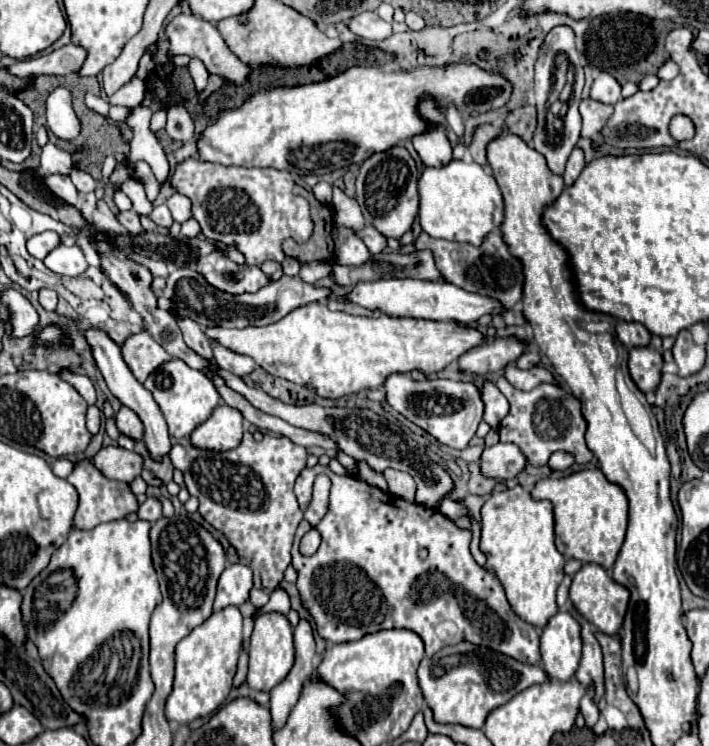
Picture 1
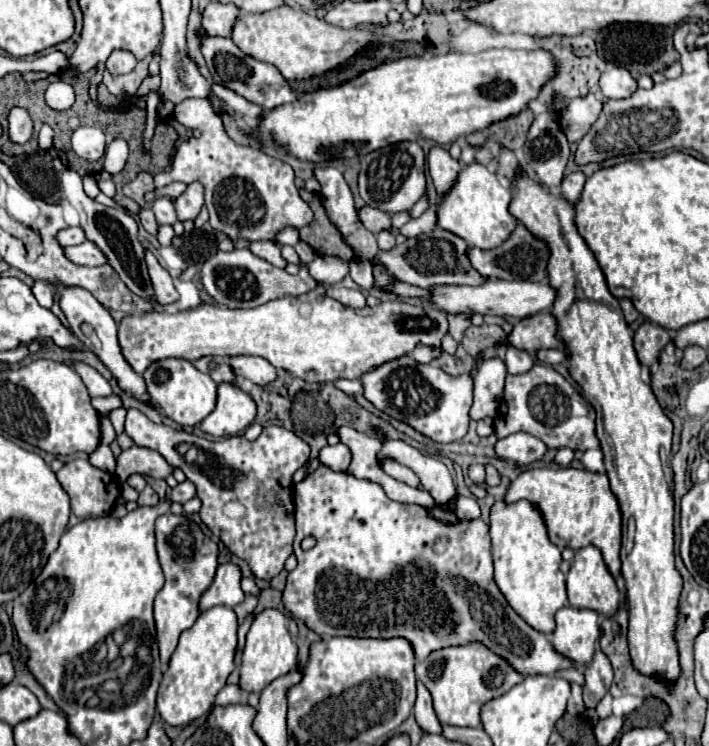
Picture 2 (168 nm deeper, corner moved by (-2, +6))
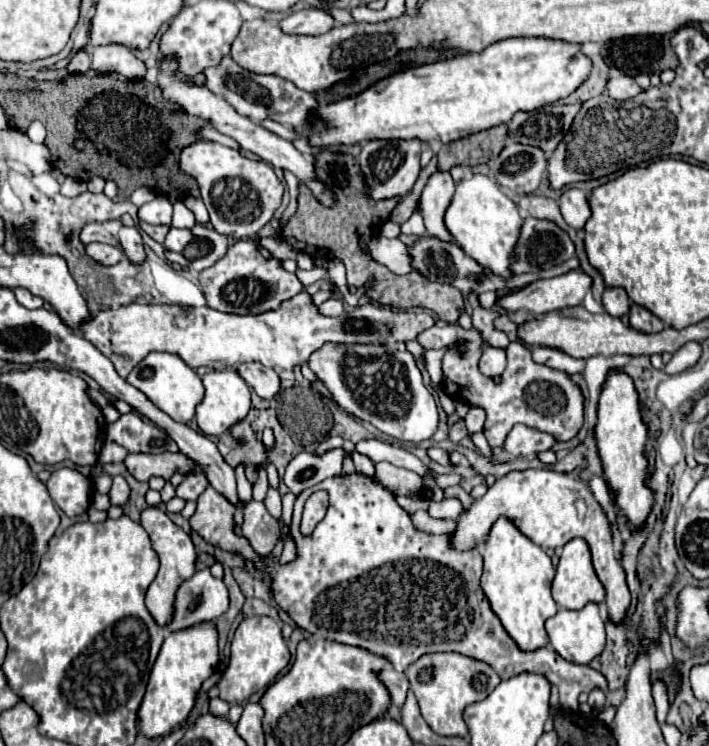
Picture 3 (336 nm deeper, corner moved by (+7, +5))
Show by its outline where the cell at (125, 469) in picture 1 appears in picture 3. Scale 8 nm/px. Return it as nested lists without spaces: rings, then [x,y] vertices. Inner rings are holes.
[[[183,452],[127,454],[125,466],[141,482],[147,482],[151,476],[161,476],[169,480],[175,472],[187,476],[191,470],[197,470],[197,462]]]

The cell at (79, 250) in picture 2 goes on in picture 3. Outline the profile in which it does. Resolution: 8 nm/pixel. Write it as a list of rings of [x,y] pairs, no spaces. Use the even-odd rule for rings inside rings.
[[[101,242],[87,244],[87,254],[91,254],[91,258],[95,258],[103,266],[111,266],[125,256],[123,250],[119,250],[115,246],[109,246],[109,244],[101,244]]]

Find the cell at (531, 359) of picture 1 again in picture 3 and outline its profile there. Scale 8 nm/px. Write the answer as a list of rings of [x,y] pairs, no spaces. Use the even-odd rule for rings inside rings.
[[[547,346],[533,348],[533,360],[539,362],[539,364],[545,364],[549,368],[561,370],[565,374],[579,374],[585,368],[585,360],[583,358],[573,358],[573,356],[565,354],[563,350],[547,348]]]

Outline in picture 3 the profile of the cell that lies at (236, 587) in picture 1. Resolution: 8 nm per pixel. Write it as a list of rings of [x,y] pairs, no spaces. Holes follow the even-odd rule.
[[[209,568],[195,572],[189,580],[185,580],[173,604],[173,618],[167,622],[167,632],[185,630],[203,622],[213,622],[229,608],[227,588],[223,580],[211,576]]]

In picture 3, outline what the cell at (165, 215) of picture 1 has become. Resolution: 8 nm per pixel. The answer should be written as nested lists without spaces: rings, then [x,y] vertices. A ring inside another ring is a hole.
[[[153,198],[151,202],[139,206],[137,210],[139,220],[147,224],[169,224],[171,222],[171,202],[169,198]]]

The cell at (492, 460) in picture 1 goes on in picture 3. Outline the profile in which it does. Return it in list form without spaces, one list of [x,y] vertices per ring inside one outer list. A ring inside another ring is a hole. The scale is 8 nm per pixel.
[[[515,424],[505,440],[505,452],[513,456],[527,456],[527,454],[539,454],[543,450],[549,450],[555,446],[555,438],[547,432],[529,428],[525,424]]]

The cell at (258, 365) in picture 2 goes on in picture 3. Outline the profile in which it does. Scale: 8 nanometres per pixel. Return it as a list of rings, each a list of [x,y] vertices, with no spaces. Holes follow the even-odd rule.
[[[259,362],[237,366],[241,378],[261,396],[261,398],[273,398],[279,392],[279,376],[273,368],[259,366]]]

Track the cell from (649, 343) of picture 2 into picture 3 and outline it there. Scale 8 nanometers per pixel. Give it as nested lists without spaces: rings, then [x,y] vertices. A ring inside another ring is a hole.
[[[631,304],[629,324],[641,332],[659,332],[665,328],[665,324],[655,314],[651,314],[647,308],[639,304]]]

